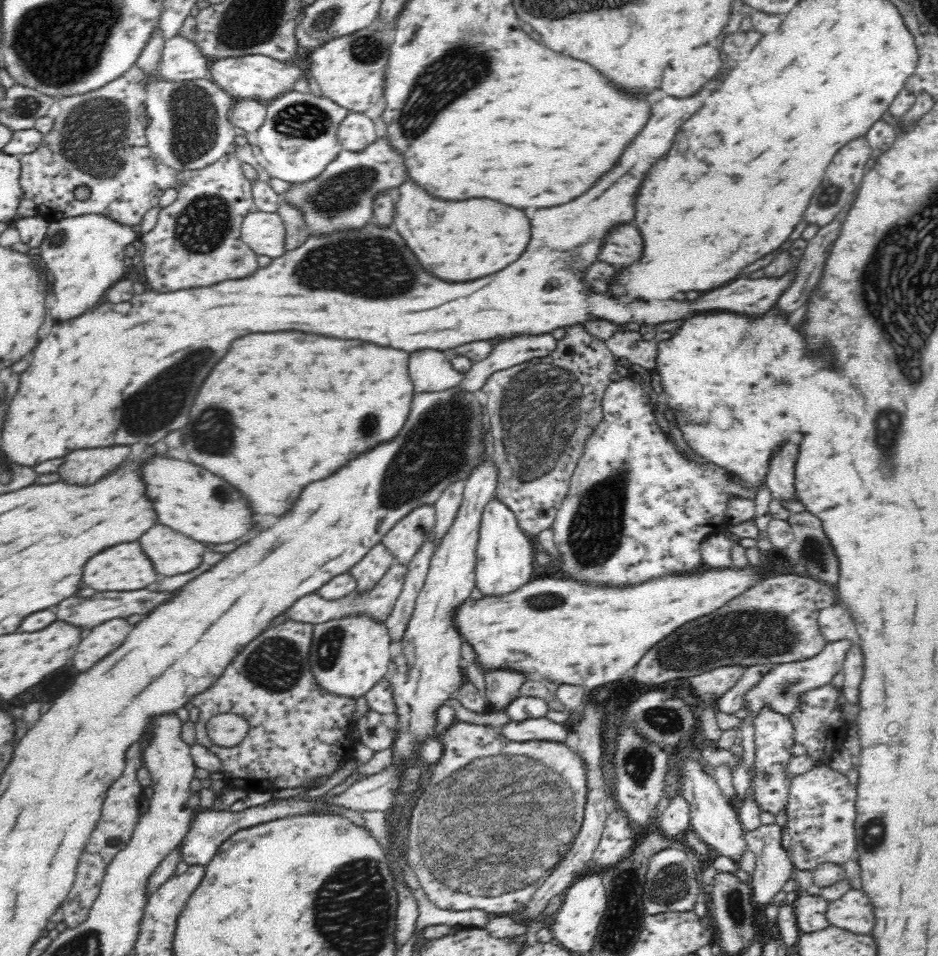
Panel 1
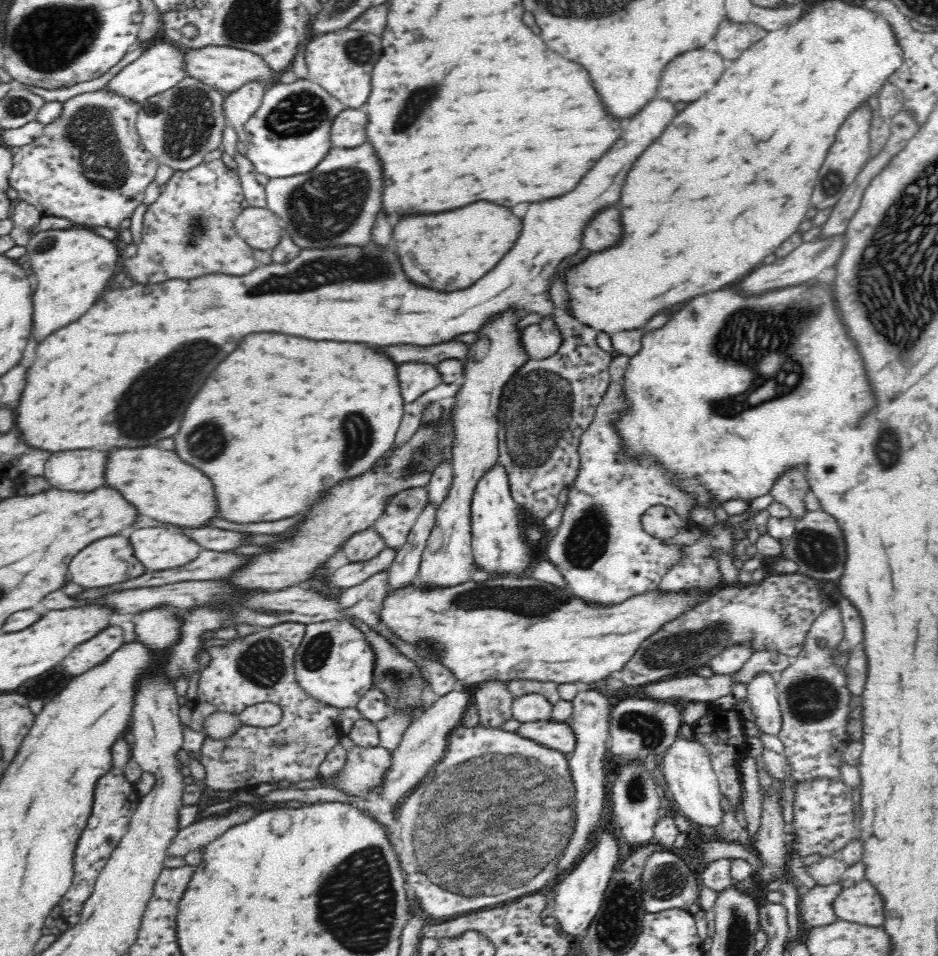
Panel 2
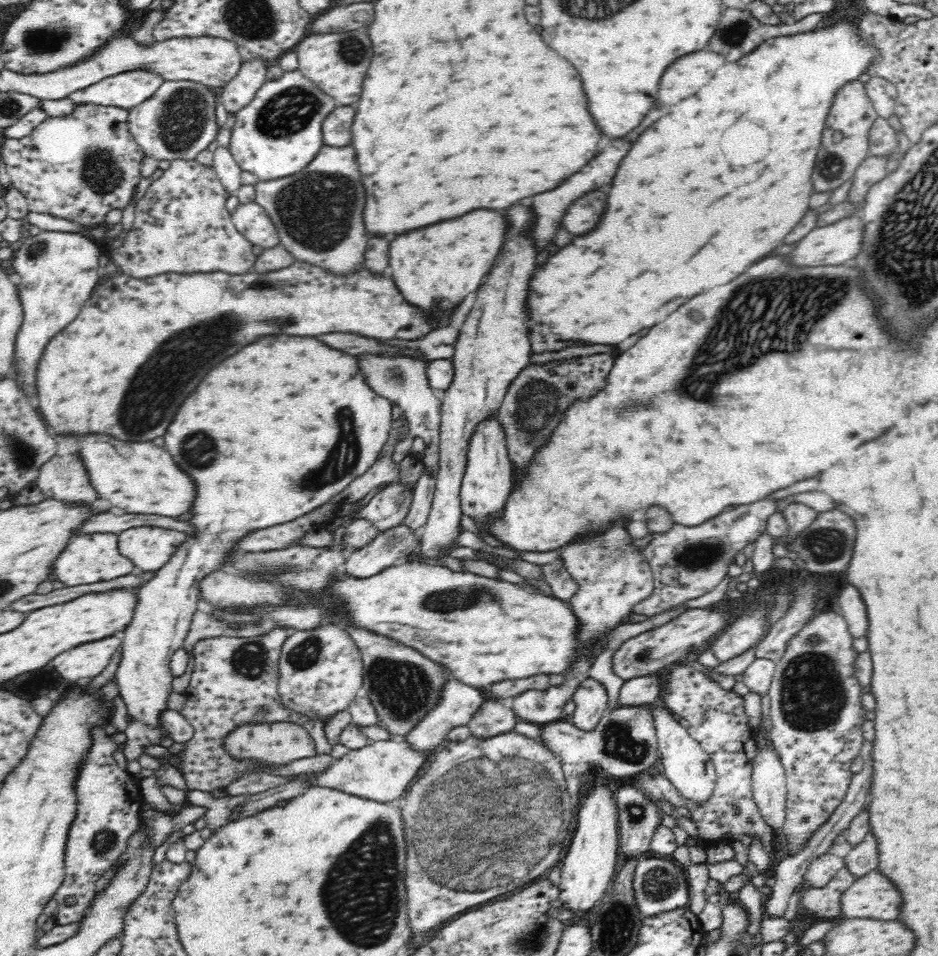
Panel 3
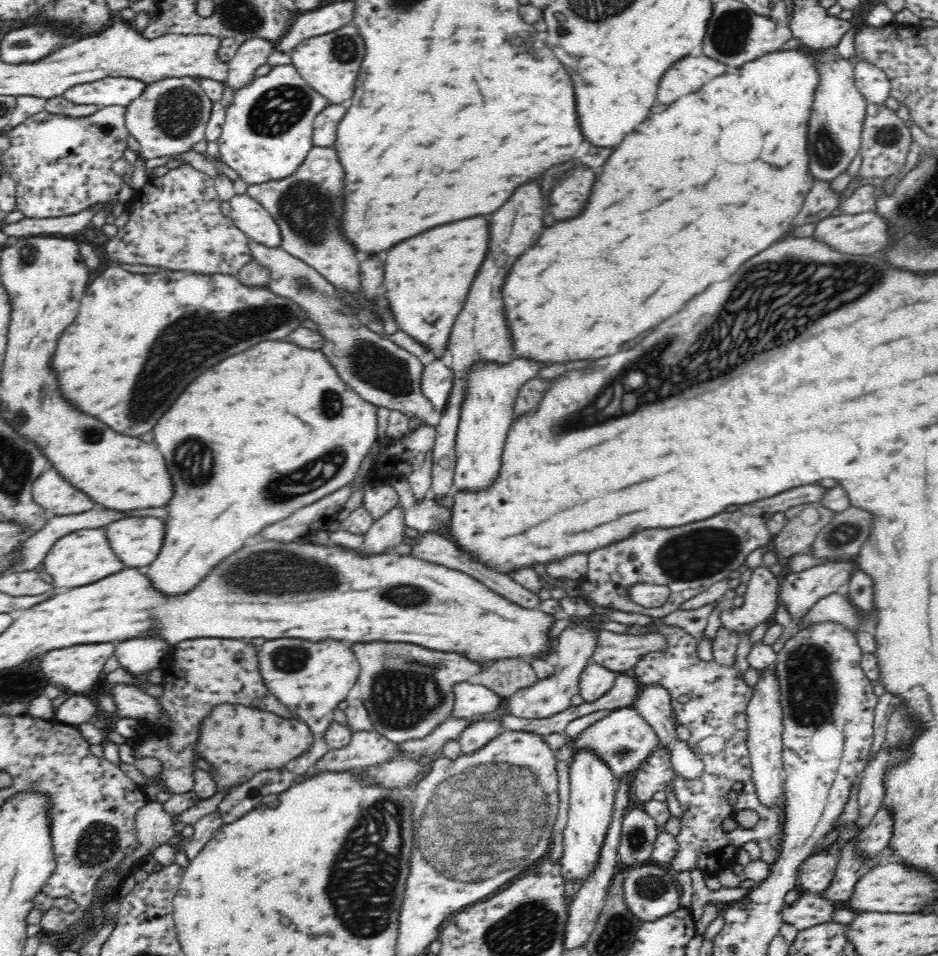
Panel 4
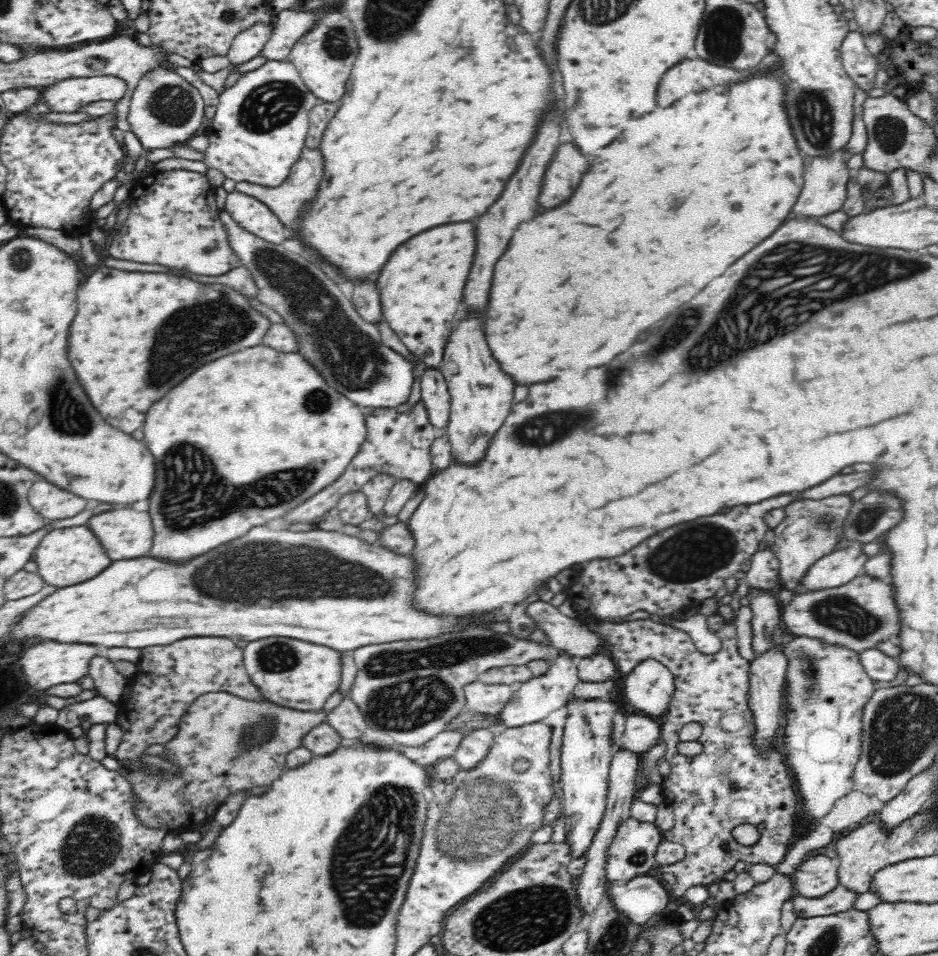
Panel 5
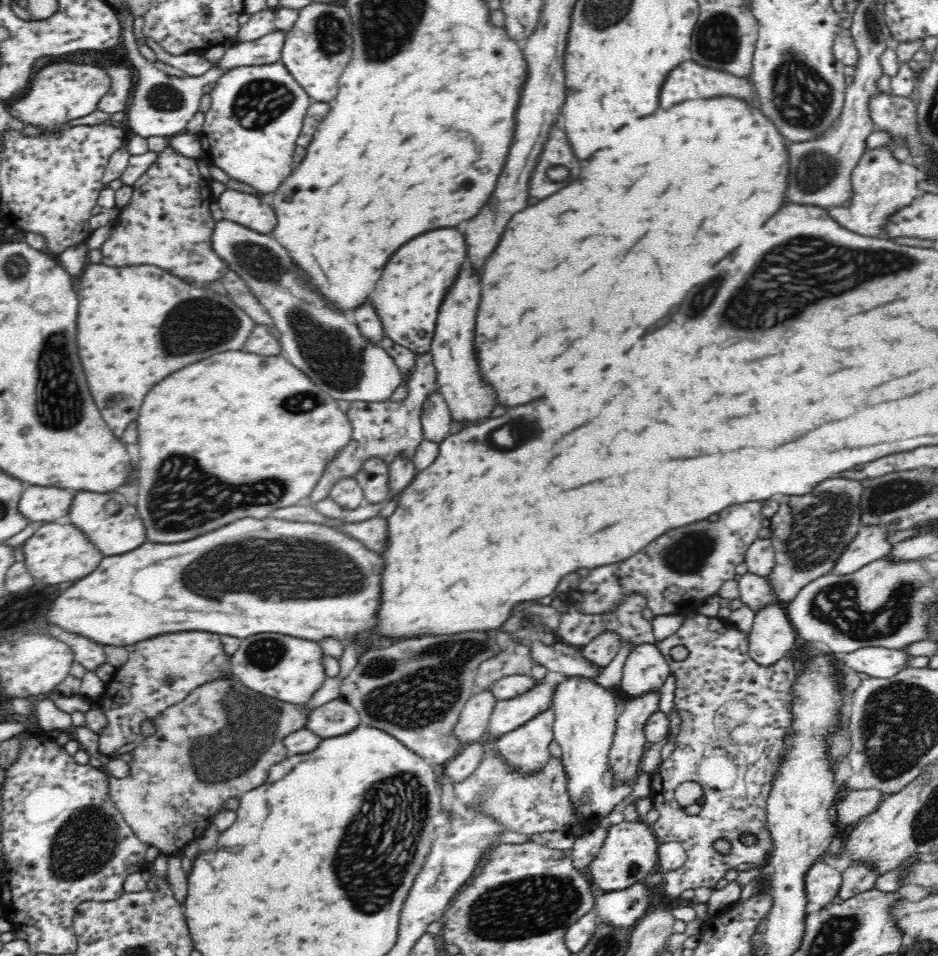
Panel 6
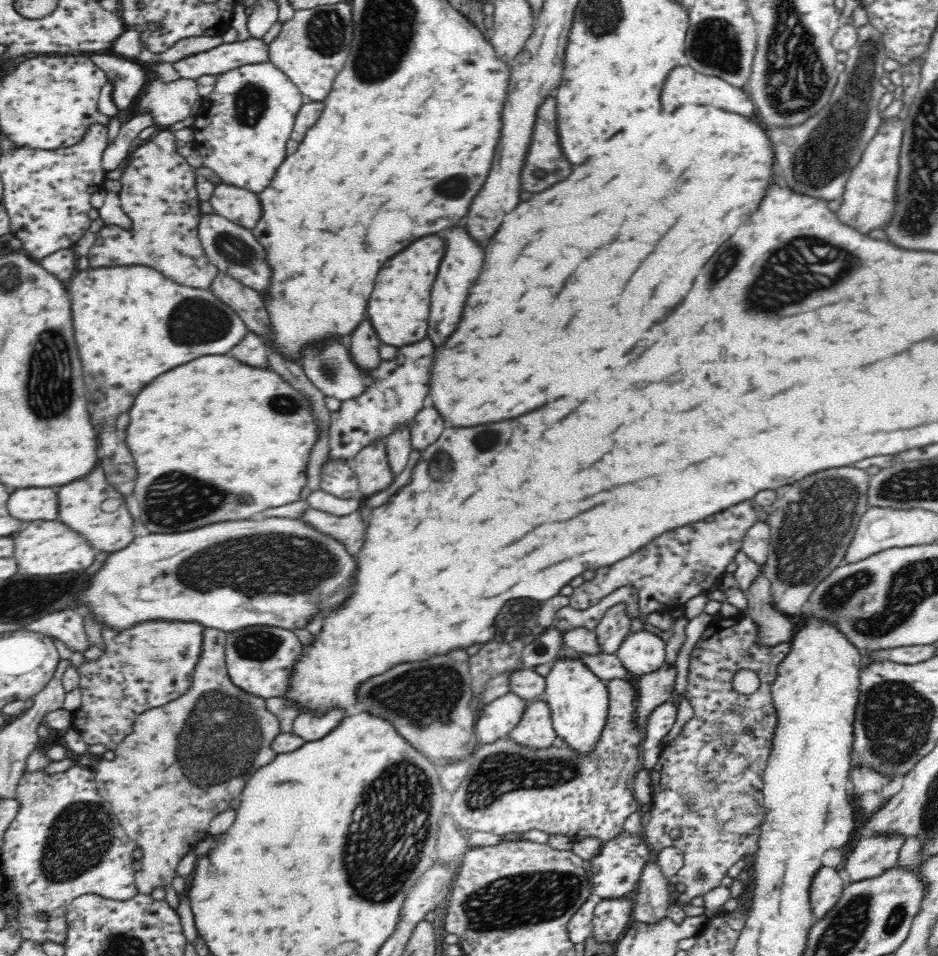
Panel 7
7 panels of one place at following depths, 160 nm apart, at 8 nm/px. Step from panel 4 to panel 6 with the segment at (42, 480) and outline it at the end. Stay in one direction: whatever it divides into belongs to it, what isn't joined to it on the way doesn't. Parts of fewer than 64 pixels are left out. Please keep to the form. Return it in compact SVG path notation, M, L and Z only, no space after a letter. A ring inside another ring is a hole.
M26 485L19 500L19 509L23 516L31 522L46 520L46 522L52 523L53 520L58 520L58 518L69 514L76 493L70 489L53 486Z

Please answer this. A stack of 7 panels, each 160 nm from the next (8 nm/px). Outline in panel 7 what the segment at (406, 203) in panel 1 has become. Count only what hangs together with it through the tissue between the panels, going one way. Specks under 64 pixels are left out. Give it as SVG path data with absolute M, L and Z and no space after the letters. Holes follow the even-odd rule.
M424 236L396 254L380 270L376 278L372 298L368 302L368 318L372 320L376 334L382 343L402 348L426 338L428 312L430 312L430 288L436 280L438 264L444 256L444 240L440 236Z

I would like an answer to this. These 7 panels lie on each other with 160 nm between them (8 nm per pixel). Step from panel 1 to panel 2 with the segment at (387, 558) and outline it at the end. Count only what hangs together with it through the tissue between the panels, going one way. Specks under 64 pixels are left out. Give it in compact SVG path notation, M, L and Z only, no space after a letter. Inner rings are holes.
M372 528L352 535L344 545L342 555L350 563L365 563L375 559L385 548L384 539Z

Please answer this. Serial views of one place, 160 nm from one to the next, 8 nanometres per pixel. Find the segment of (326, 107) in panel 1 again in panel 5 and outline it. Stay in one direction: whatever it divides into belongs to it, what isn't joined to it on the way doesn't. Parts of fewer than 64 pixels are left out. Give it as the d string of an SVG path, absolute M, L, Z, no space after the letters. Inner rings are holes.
M269 60L260 68L244 73L233 86L219 94L218 110L206 130L209 140L209 147L205 150L208 166L217 168L237 183L261 184L270 188L282 184L302 154L309 131L309 114L320 103L289 60Z

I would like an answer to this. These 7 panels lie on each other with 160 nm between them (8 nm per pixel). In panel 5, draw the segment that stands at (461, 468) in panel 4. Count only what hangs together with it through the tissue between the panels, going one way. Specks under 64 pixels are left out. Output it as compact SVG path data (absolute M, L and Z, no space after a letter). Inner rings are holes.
M464 314L460 322L457 318L451 335L444 351L444 366L440 368L442 375L446 377L451 396L451 413L445 433L452 445L451 463L473 467L486 456L492 437L510 414L516 382L492 358L492 352L484 338L482 320L476 320L474 314Z

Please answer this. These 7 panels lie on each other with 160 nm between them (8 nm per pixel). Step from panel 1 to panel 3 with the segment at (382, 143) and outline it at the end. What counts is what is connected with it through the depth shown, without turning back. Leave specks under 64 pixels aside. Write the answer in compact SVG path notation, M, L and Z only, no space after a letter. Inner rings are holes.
M324 145L306 168L282 179L263 180L255 185L256 200L277 228L280 242L297 260L326 268L334 274L348 274L364 264L368 232L364 226L366 192L352 146ZM352 188L352 198L342 198ZM316 212L316 214L314 214Z

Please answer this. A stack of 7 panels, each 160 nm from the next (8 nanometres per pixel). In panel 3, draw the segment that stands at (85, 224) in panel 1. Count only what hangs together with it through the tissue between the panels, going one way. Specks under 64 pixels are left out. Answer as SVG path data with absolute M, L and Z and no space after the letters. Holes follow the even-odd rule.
M41 231L36 236L28 238L18 248L12 266L20 276L17 282L20 300L24 309L24 324L16 338L15 358L22 362L24 390L35 394L36 366L40 356L44 354L46 344L54 334L64 330L82 310L88 296L98 286L98 260L102 250L92 237L80 233Z

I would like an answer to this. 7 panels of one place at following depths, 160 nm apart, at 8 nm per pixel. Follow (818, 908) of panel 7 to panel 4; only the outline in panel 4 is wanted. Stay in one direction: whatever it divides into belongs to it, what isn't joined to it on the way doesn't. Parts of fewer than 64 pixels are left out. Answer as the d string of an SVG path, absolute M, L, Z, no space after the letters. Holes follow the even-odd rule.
M815 852L800 866L798 887L805 892L822 892L832 882L838 862L836 856Z

